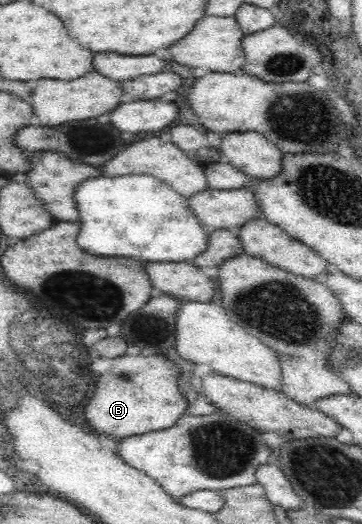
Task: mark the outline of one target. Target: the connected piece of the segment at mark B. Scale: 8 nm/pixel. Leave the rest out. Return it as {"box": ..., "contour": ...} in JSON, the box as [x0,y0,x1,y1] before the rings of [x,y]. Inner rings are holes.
{"box":[83,351,189,440],"contour":[[[133,351],[112,359],[111,369],[99,375],[93,396],[83,408],[87,426],[117,440],[173,426],[189,408],[177,392],[179,368],[164,356],[141,356]]]}

